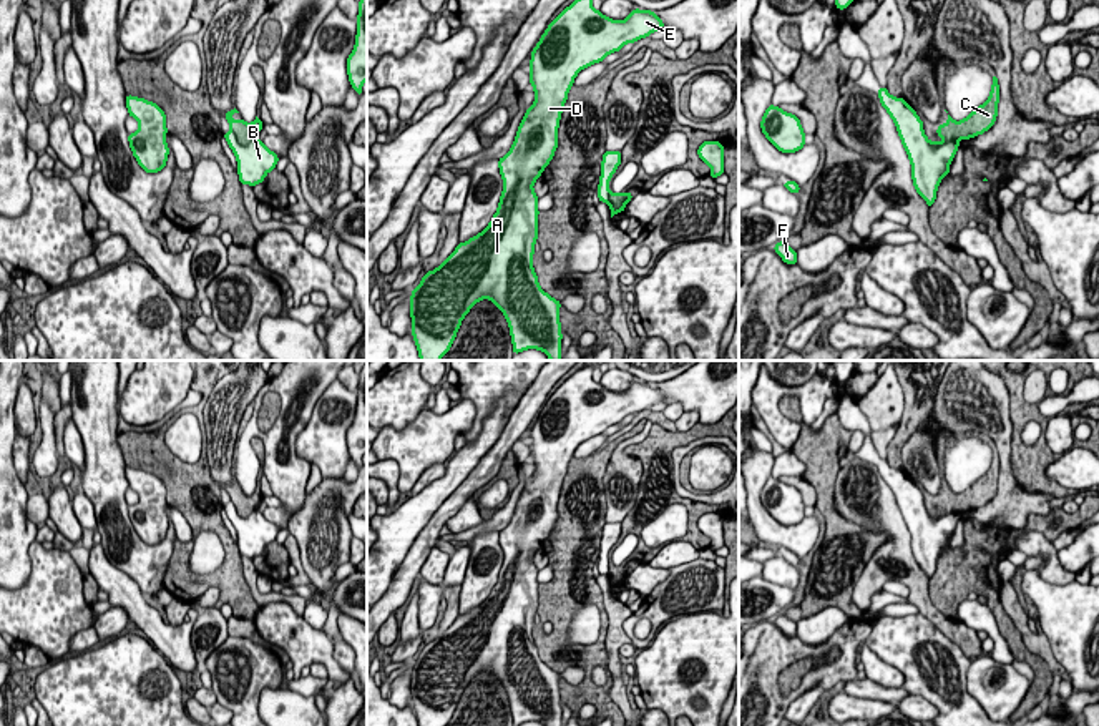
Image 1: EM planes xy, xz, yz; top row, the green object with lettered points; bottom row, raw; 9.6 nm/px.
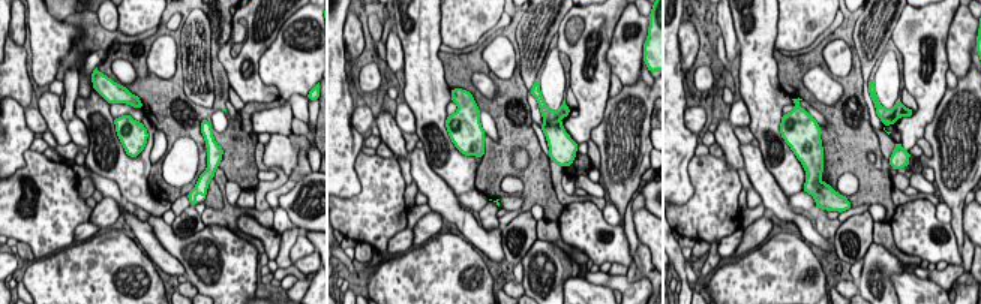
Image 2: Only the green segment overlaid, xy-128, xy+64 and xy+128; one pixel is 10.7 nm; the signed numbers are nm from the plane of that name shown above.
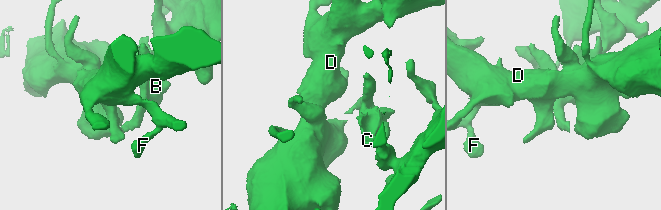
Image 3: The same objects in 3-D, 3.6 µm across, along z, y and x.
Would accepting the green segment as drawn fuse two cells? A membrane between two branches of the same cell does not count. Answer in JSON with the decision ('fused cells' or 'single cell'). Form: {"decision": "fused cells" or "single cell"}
{"decision": "fused cells"}

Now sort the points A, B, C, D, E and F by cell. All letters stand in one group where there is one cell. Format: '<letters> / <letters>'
A B D E F / C

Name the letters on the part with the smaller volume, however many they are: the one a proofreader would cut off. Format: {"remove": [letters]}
{"remove": ["C"]}

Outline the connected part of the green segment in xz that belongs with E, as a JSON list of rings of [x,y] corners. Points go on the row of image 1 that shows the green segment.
[[[574,0],[548,25],[530,60],[530,85],[536,98],[526,108],[510,151],[498,159],[503,193],[496,213],[481,233],[460,243],[437,269],[425,272],[417,289],[412,289],[412,336],[420,361],[440,361],[450,351],[463,317],[481,299],[490,299],[506,317],[513,354],[538,349],[550,361],[561,361],[561,302],[540,287],[533,269],[540,214],[533,184],[558,148],[559,120],[576,75],[662,27],[664,22],[654,12],[639,8],[623,22],[613,20],[594,10],[593,0]]]

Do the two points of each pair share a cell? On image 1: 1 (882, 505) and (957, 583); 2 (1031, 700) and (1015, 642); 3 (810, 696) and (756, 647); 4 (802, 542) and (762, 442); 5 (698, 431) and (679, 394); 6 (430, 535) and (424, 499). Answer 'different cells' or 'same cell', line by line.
1: different cells
2: same cell
3: different cells
4: different cells
5: different cells
6: different cells

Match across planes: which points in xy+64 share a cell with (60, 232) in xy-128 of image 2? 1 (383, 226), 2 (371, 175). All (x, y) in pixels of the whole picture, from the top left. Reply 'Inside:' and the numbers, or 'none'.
Inside: 1, 2

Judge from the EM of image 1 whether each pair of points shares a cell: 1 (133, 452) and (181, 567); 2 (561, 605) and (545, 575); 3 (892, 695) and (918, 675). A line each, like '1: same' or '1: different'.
1: same
2: different
3: different

